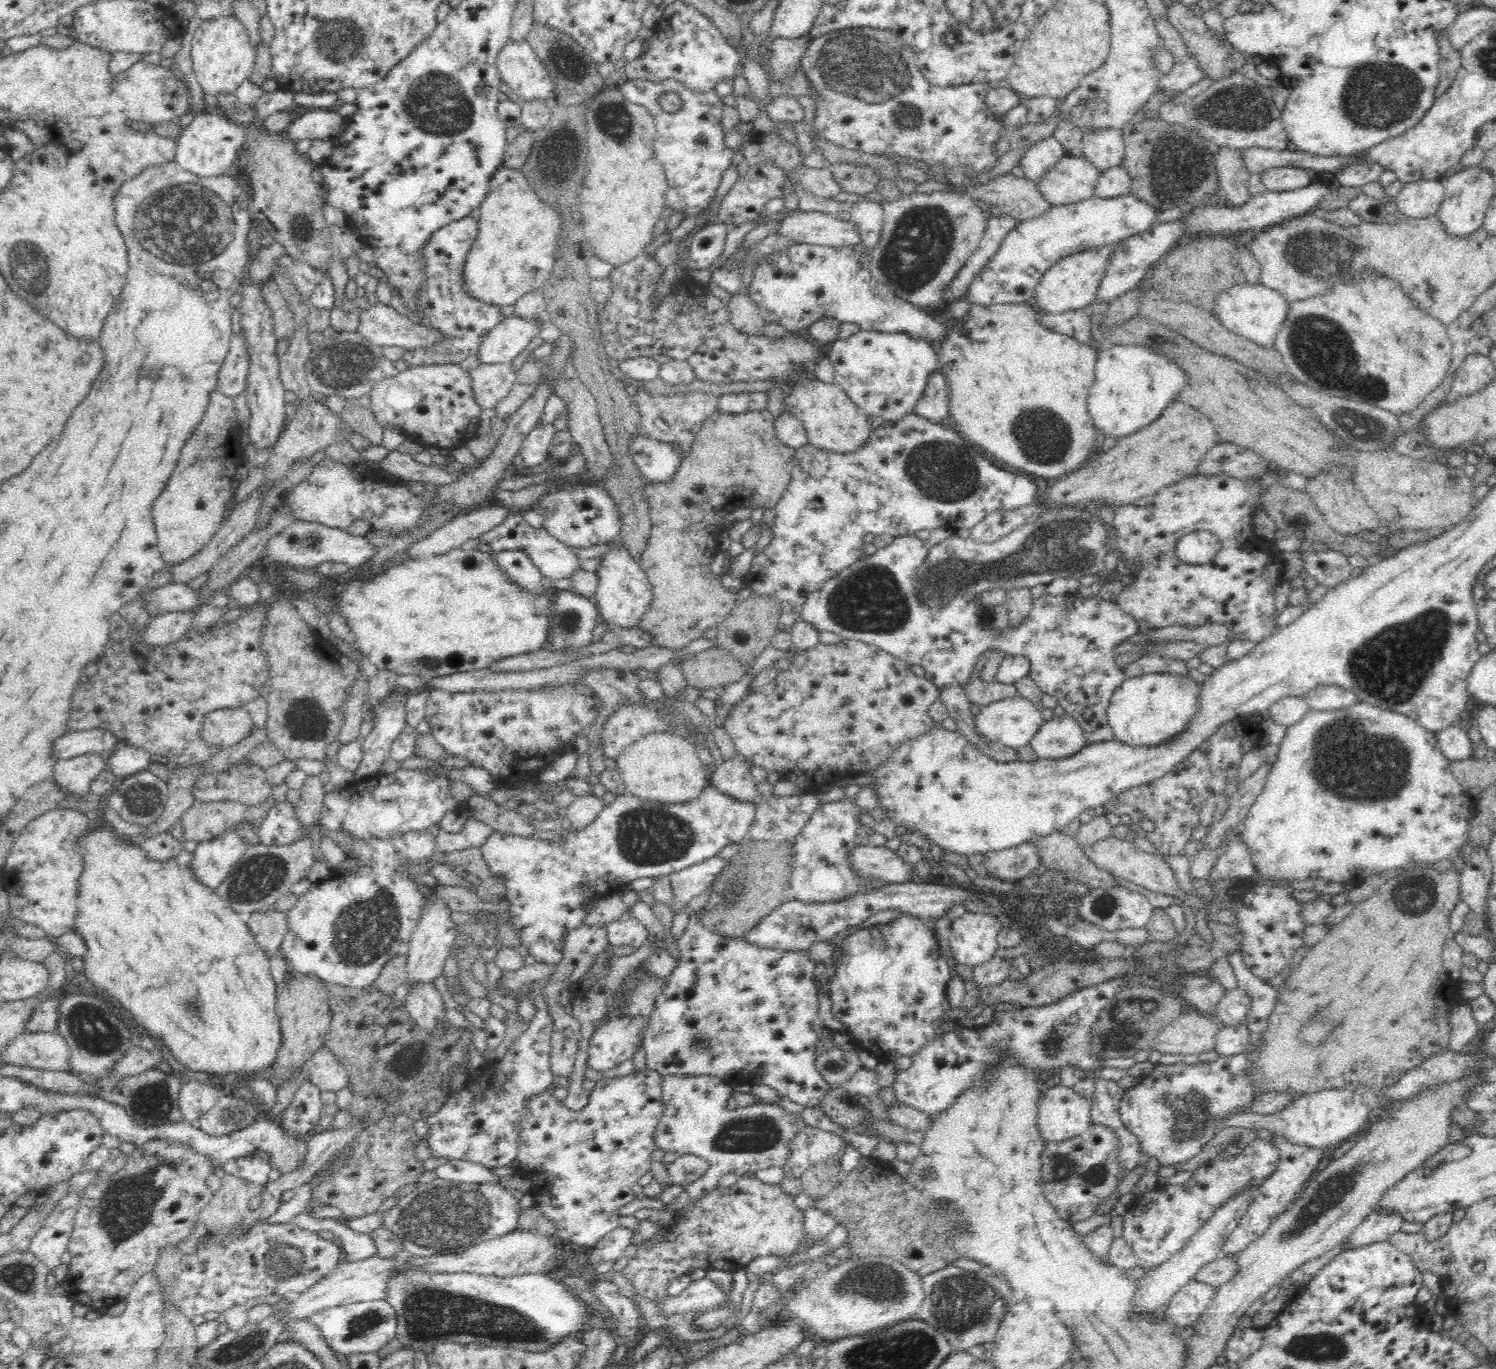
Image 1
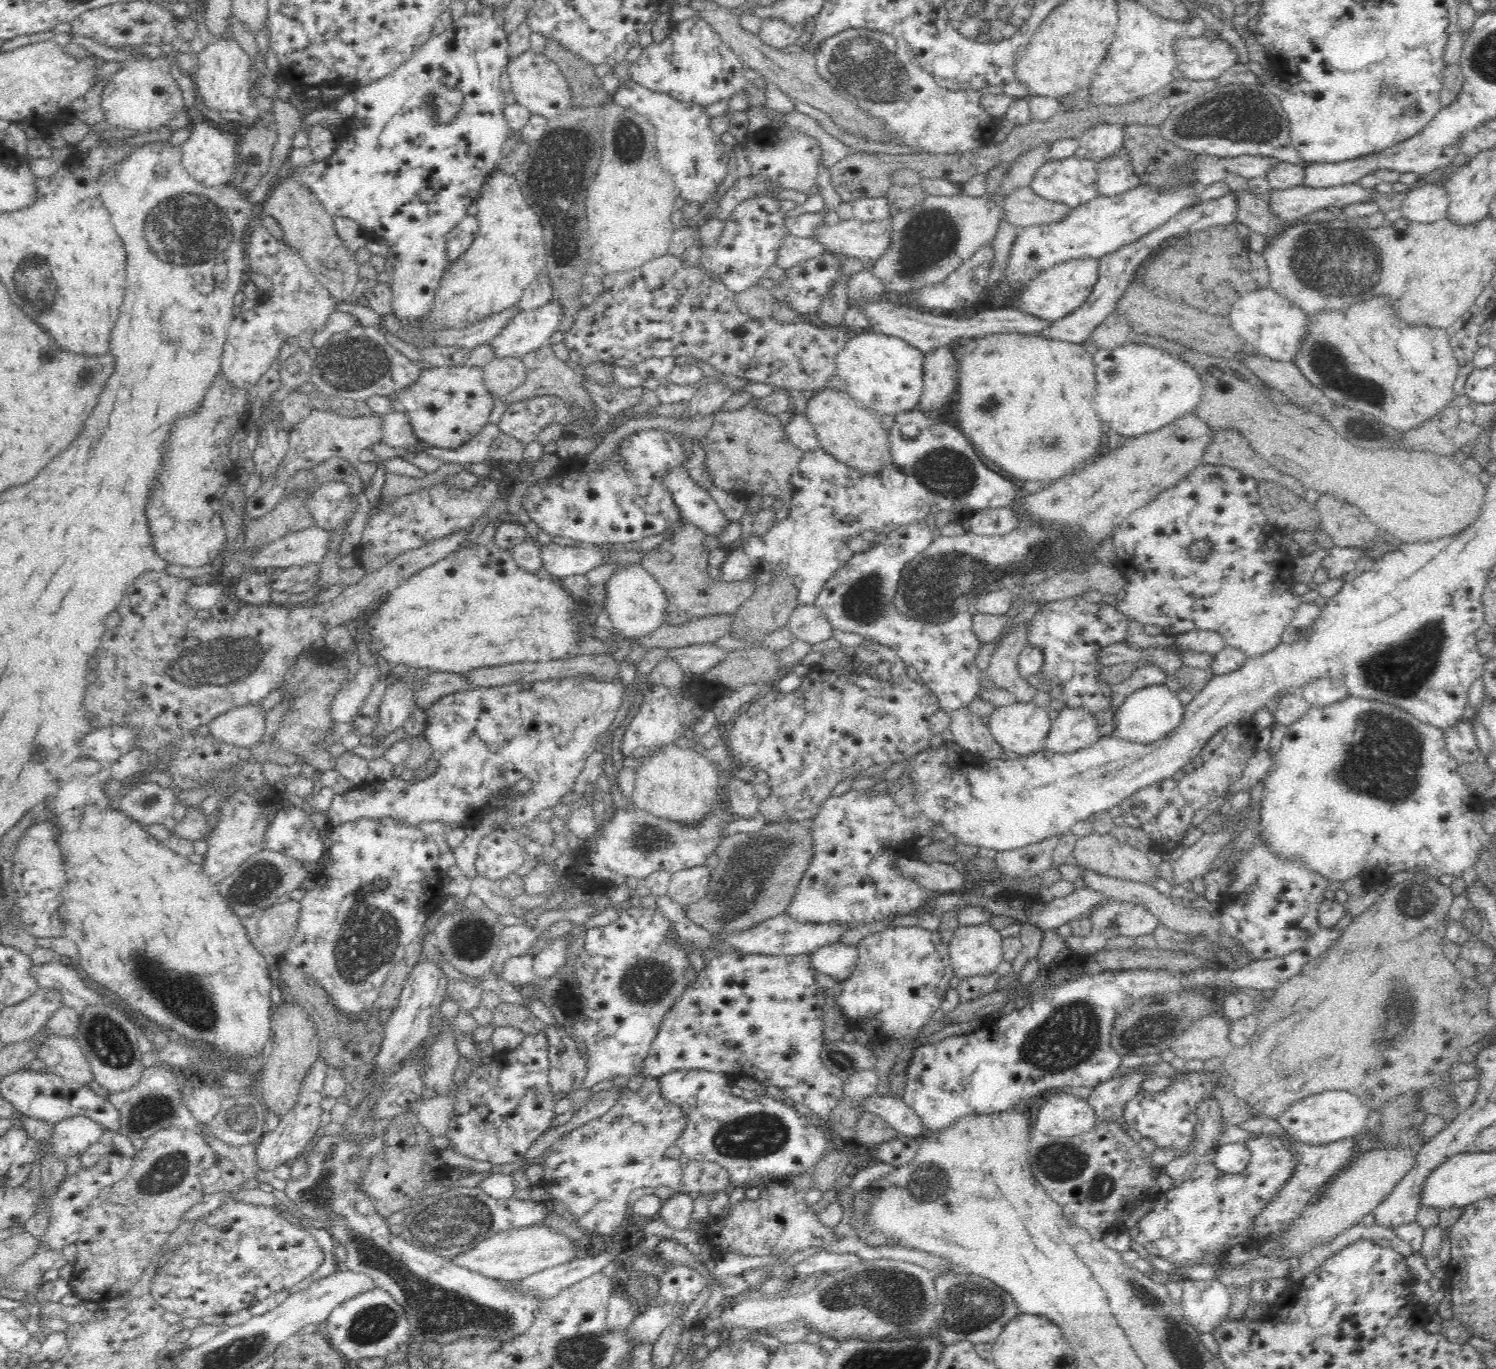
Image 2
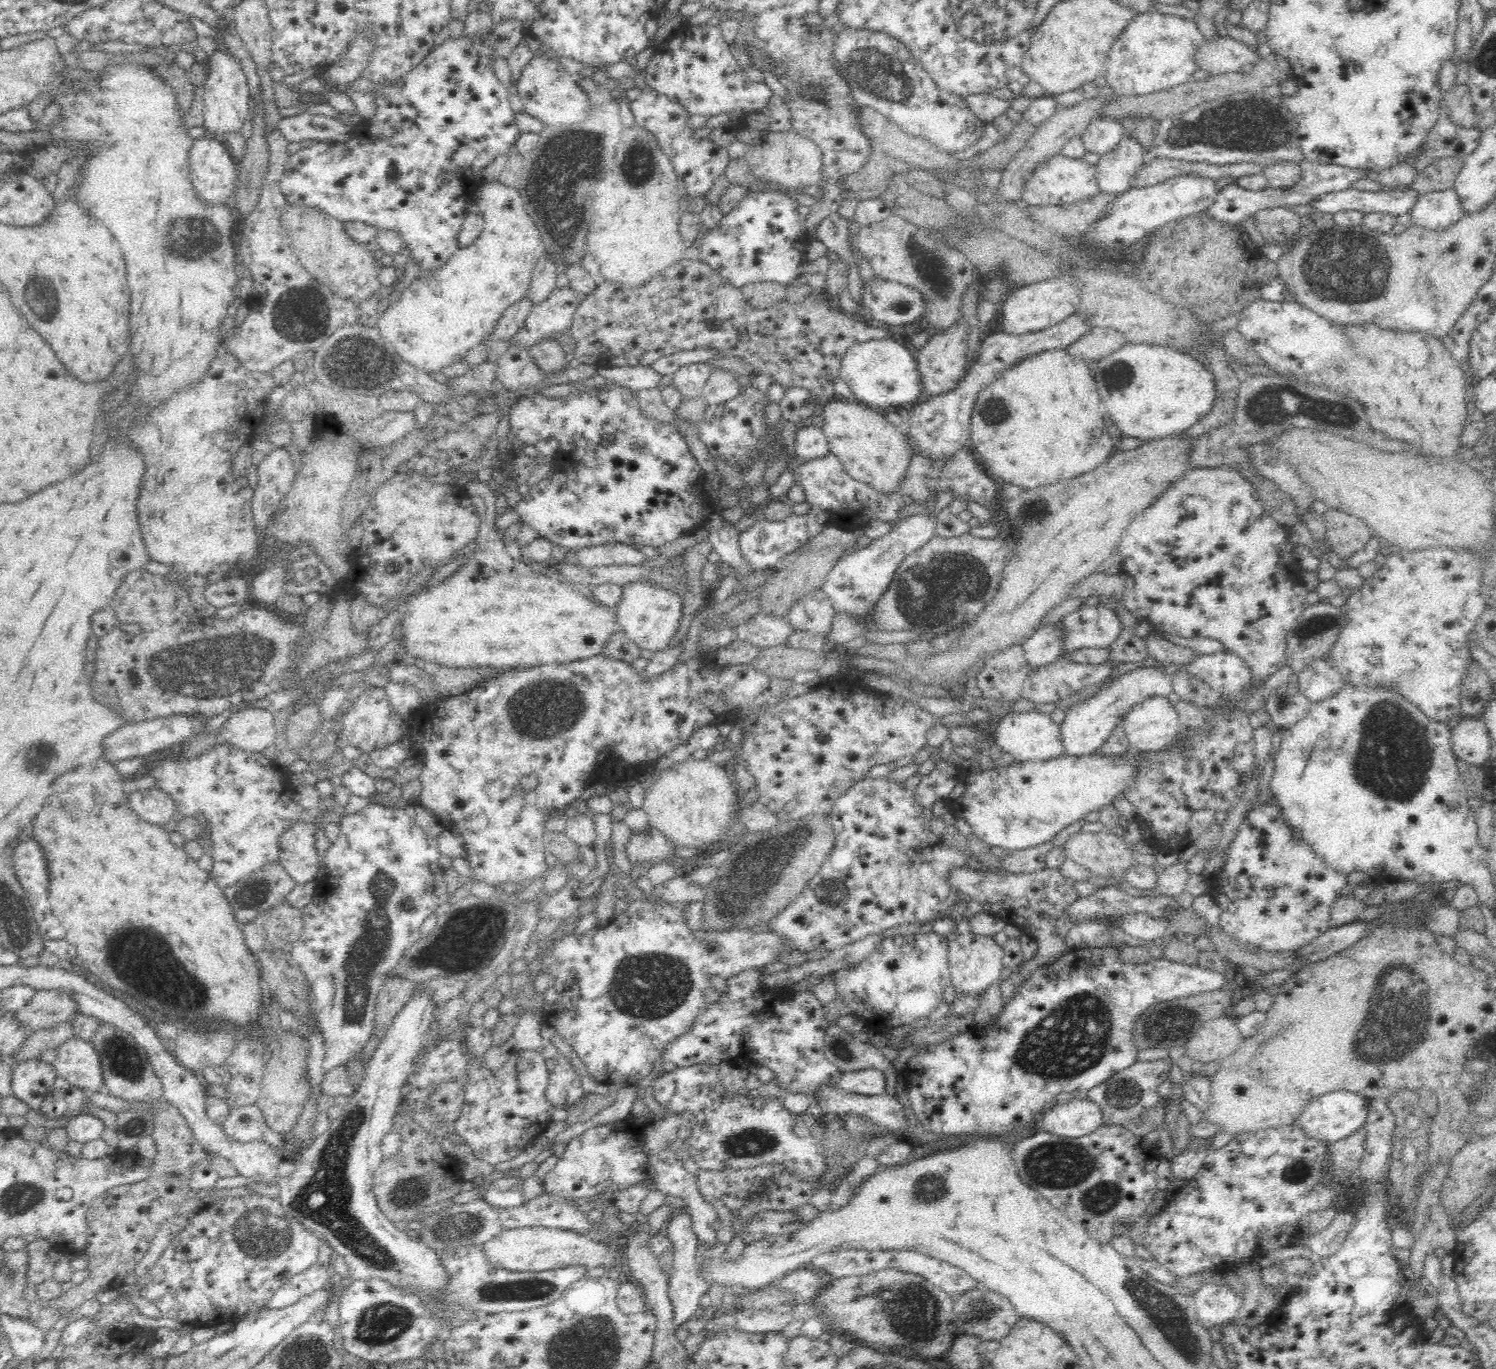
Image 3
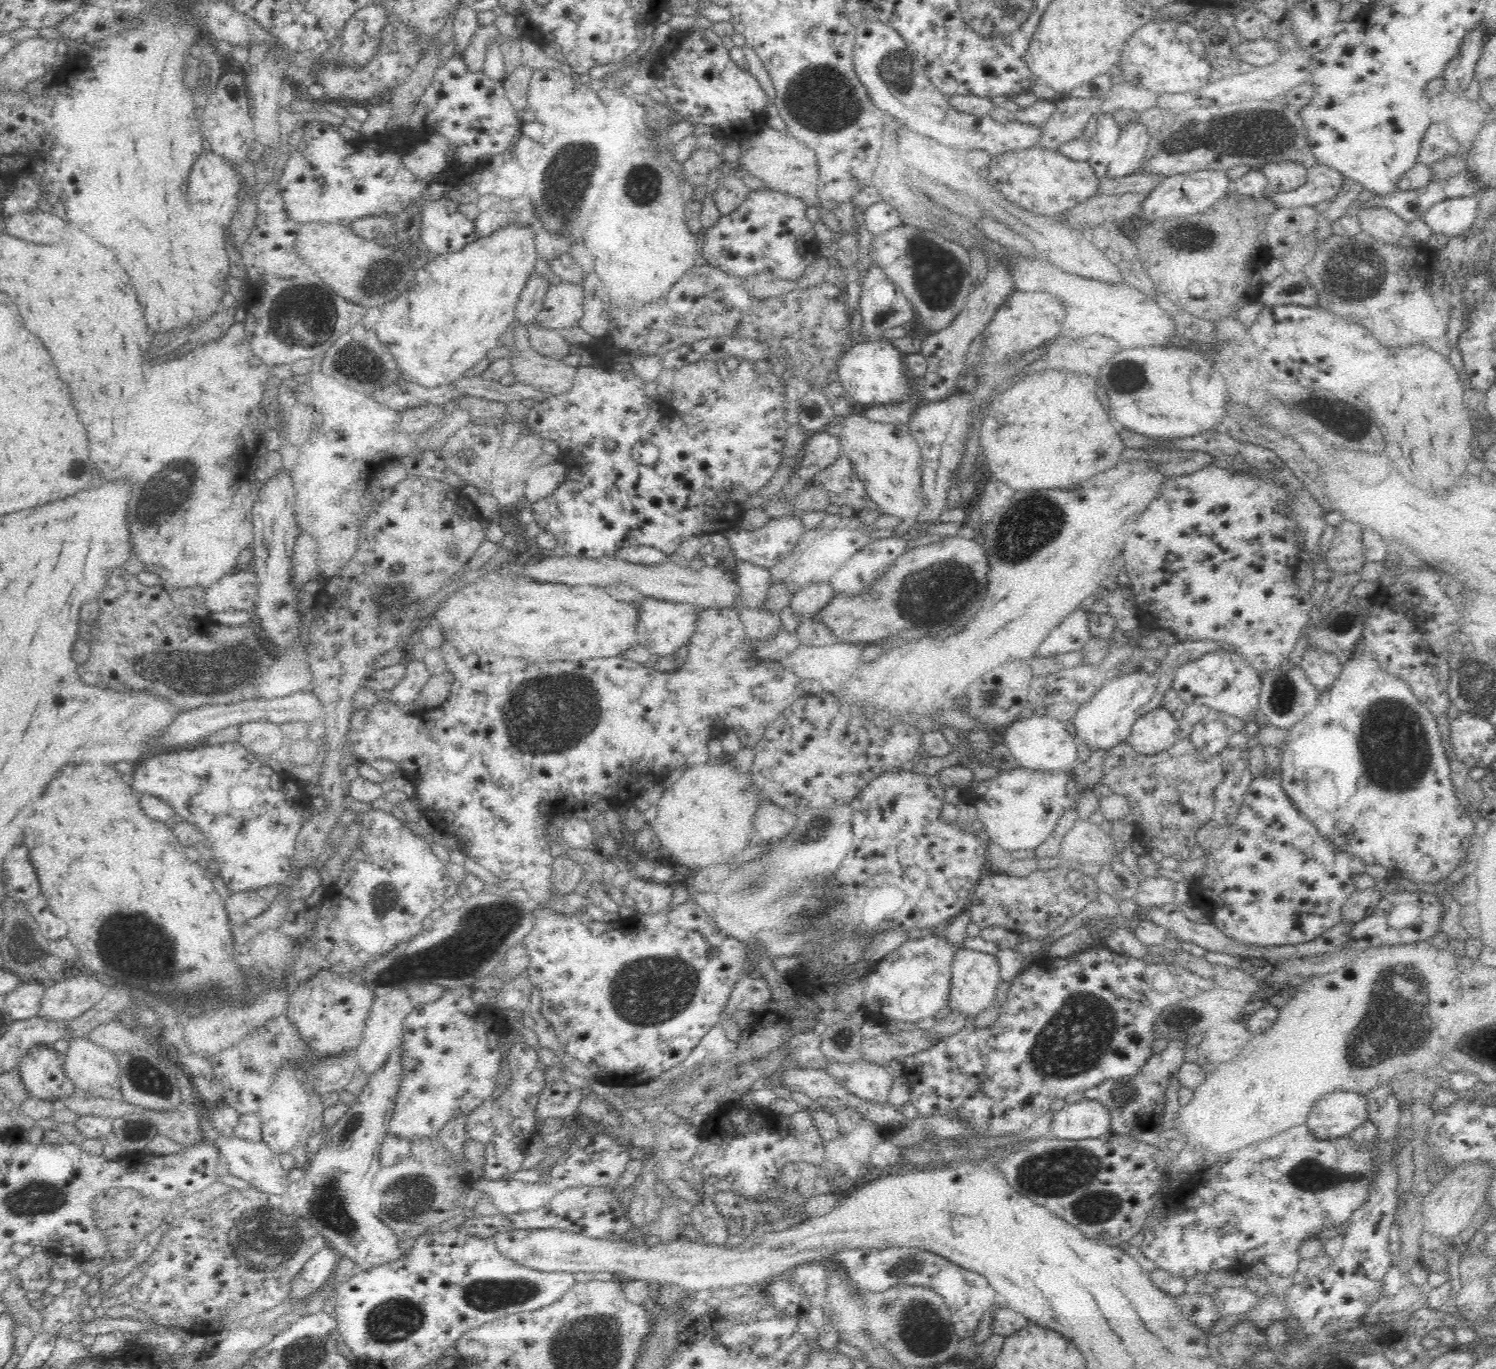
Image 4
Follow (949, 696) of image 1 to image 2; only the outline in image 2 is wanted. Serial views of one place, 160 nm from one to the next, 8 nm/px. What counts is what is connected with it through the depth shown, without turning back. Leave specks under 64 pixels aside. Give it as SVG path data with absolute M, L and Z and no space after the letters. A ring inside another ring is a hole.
M967 706L951 712L949 726L954 735L954 742L959 744L962 752L969 756L979 756L988 759L1002 759L1009 757L992 736L989 726L974 715Z

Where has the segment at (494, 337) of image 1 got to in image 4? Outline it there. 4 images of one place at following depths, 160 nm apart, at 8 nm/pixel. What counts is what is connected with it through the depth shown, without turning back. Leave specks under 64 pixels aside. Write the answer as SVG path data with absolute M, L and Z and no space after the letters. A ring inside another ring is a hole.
M555 280L546 292L542 310L536 316L534 323L576 336L584 307L584 293L581 285Z

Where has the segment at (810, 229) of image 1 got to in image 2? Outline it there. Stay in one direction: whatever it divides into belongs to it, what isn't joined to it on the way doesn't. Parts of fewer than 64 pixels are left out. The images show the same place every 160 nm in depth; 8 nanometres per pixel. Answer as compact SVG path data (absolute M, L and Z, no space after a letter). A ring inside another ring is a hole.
M896 211L881 221L862 222L856 217L840 221L834 226L822 224L812 238L826 246L832 253L860 260L880 260L890 246L890 222Z

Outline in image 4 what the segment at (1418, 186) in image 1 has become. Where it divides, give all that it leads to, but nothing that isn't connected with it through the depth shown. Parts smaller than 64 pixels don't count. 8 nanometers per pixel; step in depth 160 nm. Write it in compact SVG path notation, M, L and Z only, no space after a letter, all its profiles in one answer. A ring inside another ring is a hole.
M1456 196L1442 200L1426 210L1422 221L1432 232L1446 236L1458 236L1466 232L1478 216L1479 196Z

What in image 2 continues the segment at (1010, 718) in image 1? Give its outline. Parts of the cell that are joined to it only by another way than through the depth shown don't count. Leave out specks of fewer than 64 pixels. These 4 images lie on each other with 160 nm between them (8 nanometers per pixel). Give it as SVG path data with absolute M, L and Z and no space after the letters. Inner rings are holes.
M1035 701L1020 702L996 707L994 712L990 714L989 729L995 741L1006 751L1010 756L1018 756L1020 754L1034 754L1043 751L1046 736L1050 730L1051 722L1048 717L1049 709L1042 705L1037 705Z

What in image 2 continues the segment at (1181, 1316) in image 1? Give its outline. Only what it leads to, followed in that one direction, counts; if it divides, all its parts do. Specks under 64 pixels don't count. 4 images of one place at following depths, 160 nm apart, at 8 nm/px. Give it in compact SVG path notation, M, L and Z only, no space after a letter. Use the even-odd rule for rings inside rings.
M1218 1279L1183 1281L1180 1307L1188 1324L1201 1333L1213 1333L1230 1312L1231 1288Z

